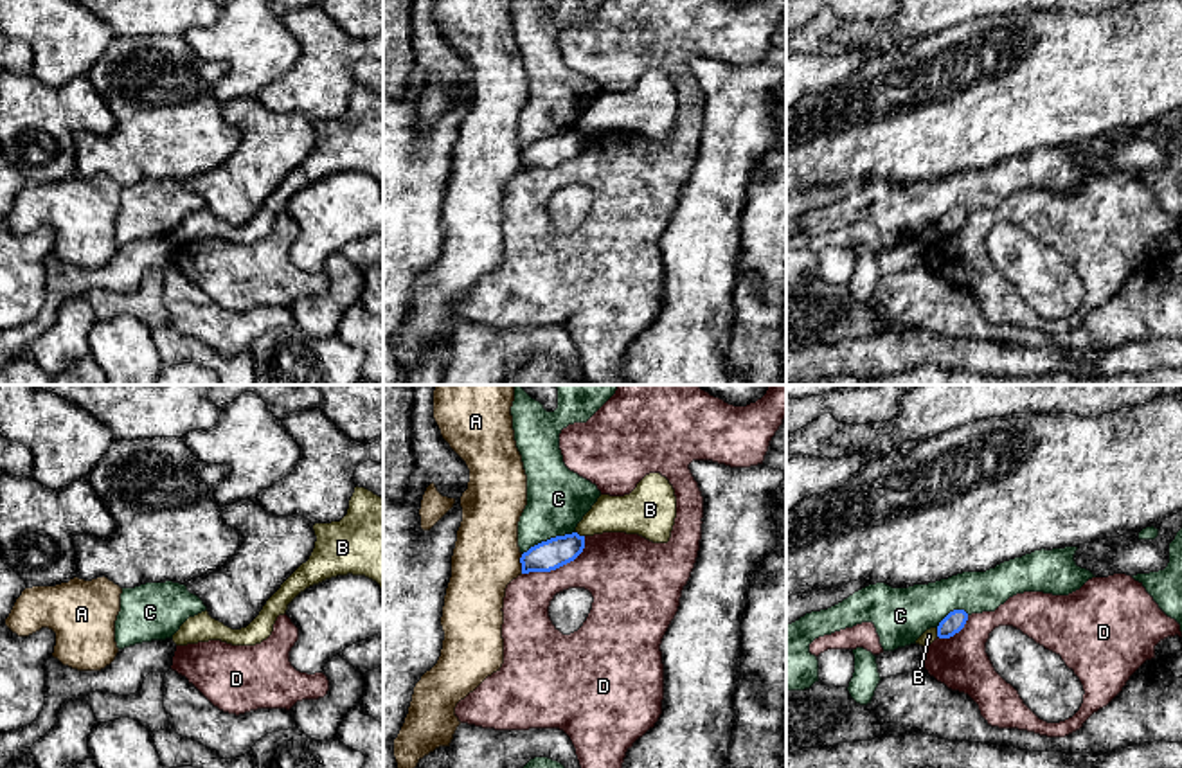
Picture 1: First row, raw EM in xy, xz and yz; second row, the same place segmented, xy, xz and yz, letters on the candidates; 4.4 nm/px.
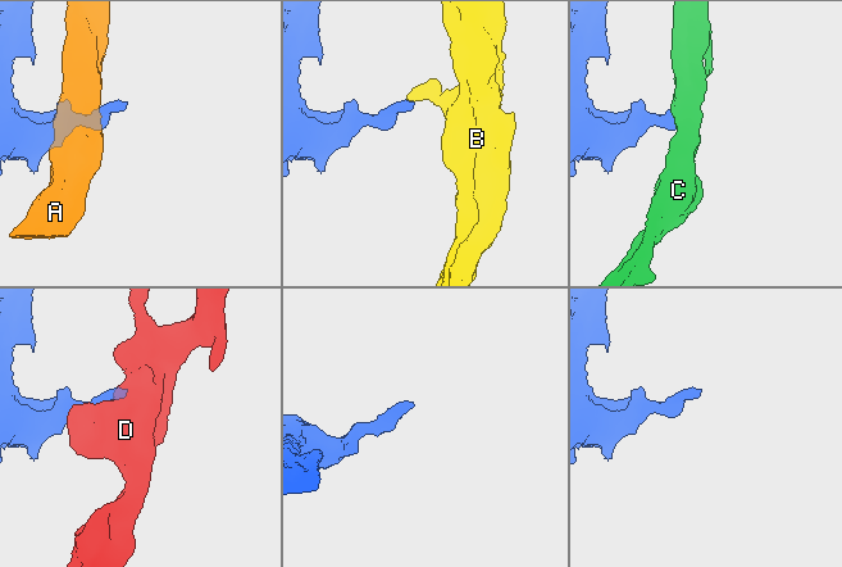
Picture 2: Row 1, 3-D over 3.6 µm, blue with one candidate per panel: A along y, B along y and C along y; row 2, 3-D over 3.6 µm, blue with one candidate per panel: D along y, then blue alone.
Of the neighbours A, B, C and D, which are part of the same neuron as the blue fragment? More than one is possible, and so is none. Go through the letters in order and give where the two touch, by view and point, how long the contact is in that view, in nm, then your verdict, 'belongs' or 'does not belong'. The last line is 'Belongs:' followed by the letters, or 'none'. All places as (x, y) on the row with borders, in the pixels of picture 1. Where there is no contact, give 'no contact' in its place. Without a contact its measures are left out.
A: contact xz (520, 562); length 90 nm; does not belong
B: contact xz (578, 535); length 50 nm; does not belong
C: contact xz (547, 540); length 260 nm; does not belong
D: contact xz (558, 567); length 340 nm; does not belong
Belongs: none

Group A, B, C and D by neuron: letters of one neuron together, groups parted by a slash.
A D / B / C

